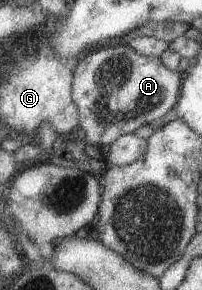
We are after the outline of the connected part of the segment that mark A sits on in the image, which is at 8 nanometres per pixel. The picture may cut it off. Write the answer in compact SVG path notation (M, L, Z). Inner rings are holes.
M126 43L85 52L80 56L71 84L83 141L107 149L115 139L162 118L179 97L182 75L169 70L157 57L145 57Z

